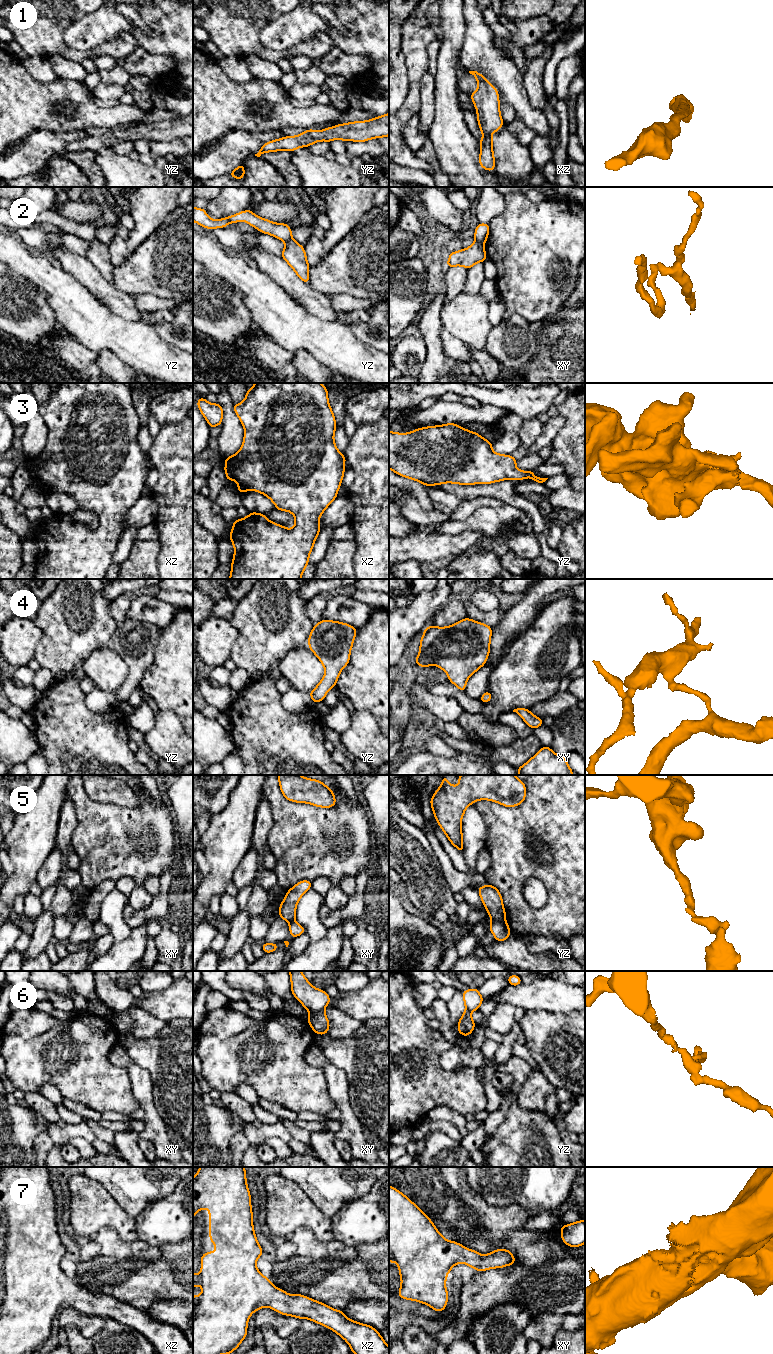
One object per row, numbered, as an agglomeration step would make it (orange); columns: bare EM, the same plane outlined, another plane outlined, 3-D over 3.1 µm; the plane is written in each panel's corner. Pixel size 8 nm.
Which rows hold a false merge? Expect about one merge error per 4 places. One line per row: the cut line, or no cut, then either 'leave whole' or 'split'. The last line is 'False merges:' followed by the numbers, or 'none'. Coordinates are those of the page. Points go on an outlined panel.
1: cut none; leave whole
2: cut xy (476, 240), (483, 244); split
3: cut none; leave whole
4: cut xy (451, 680), (458, 681), (461, 678), (465, 686); split
5: cut yz (504, 919), (492, 922); split
6: cut xy (323, 1010), (310, 1012); split
7: cut none; leave whole
False merges: 2, 4, 5, 6

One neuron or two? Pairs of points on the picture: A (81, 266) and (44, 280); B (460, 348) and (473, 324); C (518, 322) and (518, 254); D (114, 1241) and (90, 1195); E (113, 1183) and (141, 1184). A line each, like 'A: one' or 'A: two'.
A: two
B: two
C: two
D: two
E: one

